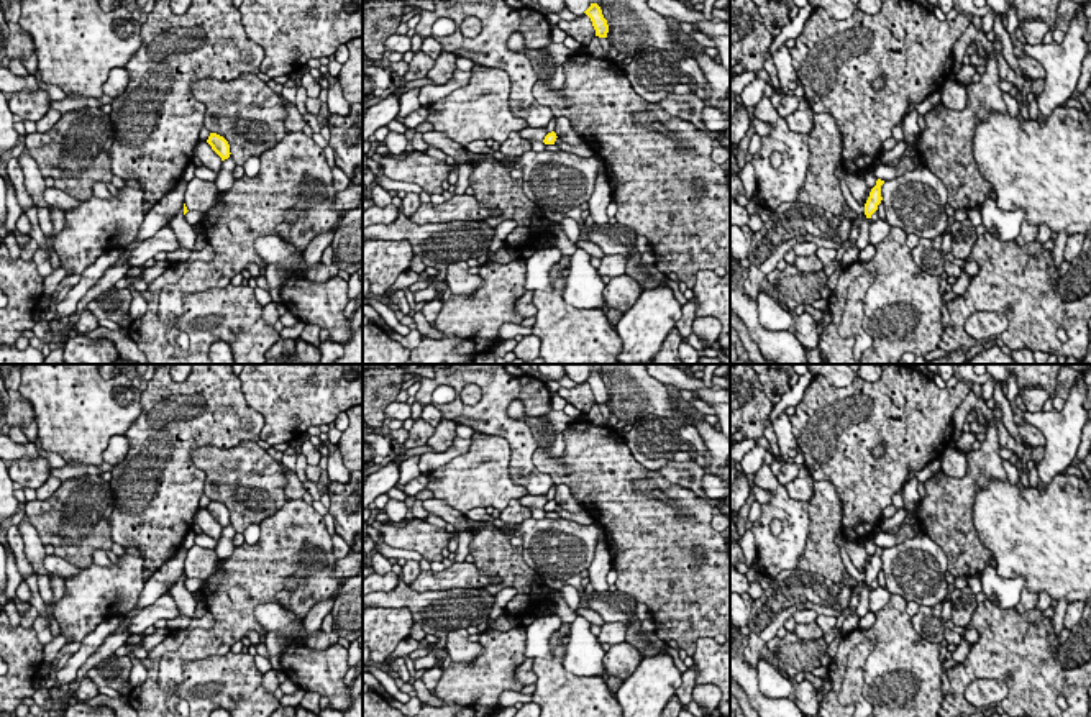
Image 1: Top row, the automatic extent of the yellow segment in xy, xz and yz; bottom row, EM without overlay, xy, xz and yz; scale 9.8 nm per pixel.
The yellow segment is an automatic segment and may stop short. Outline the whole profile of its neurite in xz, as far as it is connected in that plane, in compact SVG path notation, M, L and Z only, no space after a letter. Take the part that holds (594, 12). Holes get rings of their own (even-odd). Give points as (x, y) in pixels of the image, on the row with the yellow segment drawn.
M591 3L591 7L584 13L591 18L592 26L596 30L596 36L607 38L609 25L602 15L600 7L597 3Z

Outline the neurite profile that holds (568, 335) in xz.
M555 264L550 271L551 289L533 292L536 313L532 335L540 338L540 358L546 364L622 364L617 361L622 340L607 315L599 308L576 308L563 299L568 274L568 269L561 271Z

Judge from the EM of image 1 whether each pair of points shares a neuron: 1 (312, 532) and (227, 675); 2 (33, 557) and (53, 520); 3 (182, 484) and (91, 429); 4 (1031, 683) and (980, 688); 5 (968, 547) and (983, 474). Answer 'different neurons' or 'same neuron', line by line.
1: different neurons
2: different neurons
3: different neurons
4: different neurons
5: same neuron

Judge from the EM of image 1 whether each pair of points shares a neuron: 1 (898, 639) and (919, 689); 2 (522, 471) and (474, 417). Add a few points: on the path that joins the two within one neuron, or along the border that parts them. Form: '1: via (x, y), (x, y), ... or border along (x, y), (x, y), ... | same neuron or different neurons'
1: via (899, 652), (906, 676) | same neuron
2: via (522, 453), (522, 445), (493, 419) | same neuron

